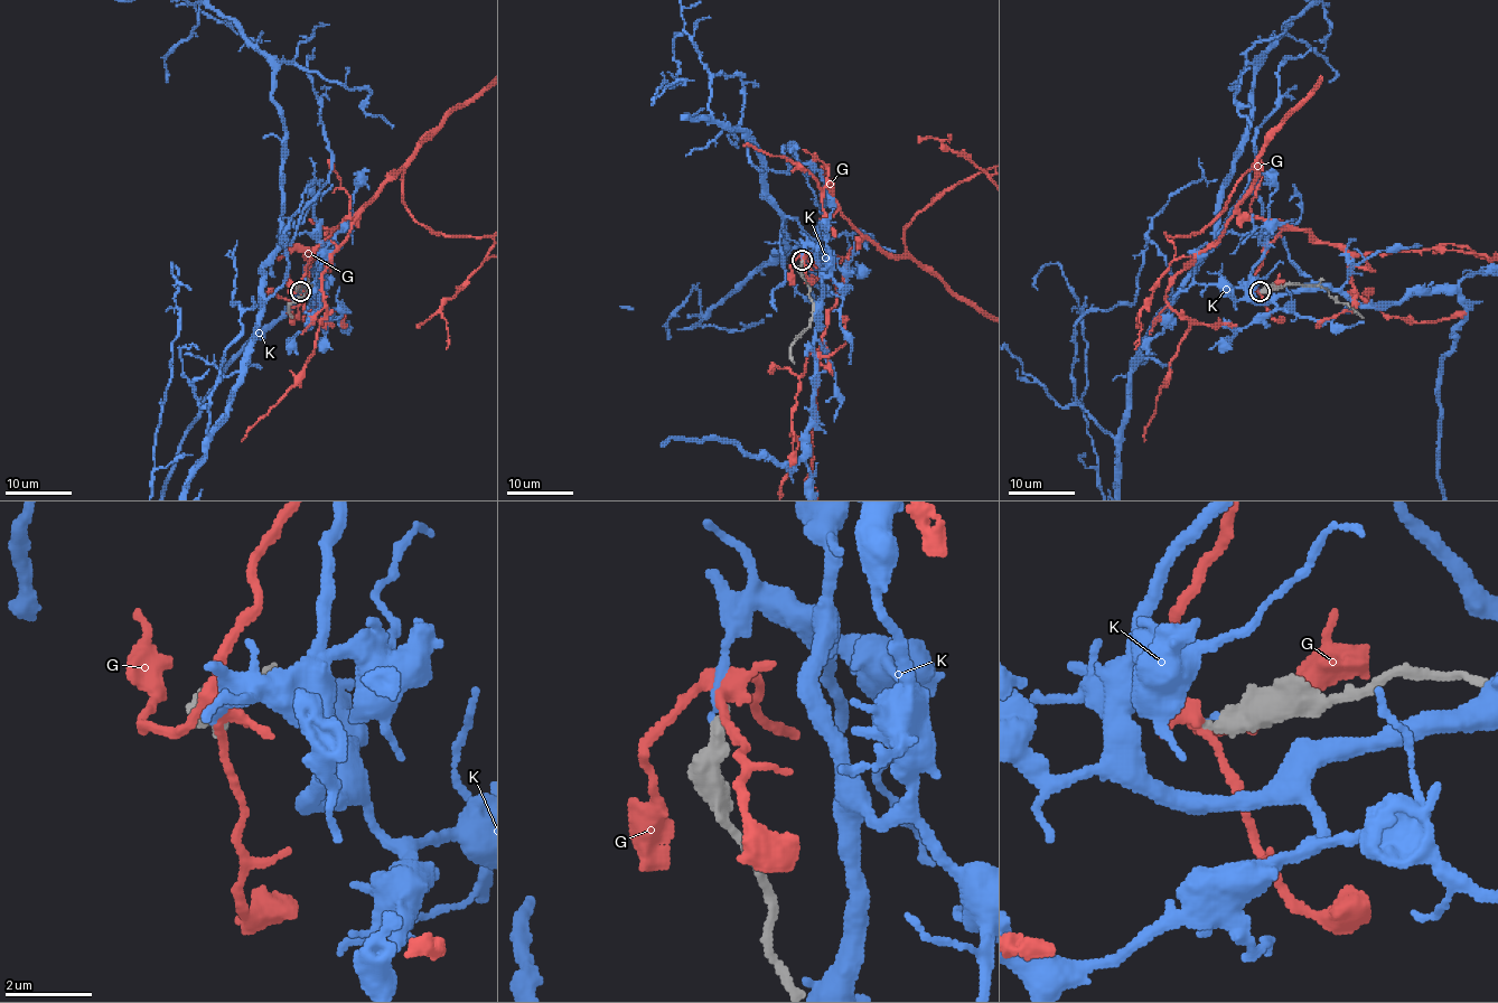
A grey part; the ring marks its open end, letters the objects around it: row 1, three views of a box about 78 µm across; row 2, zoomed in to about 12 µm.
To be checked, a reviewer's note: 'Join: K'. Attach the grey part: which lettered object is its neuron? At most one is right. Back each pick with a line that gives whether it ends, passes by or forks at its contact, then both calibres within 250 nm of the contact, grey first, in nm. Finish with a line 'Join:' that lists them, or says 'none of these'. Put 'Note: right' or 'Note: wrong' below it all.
Join: none of these
Note: wrong

